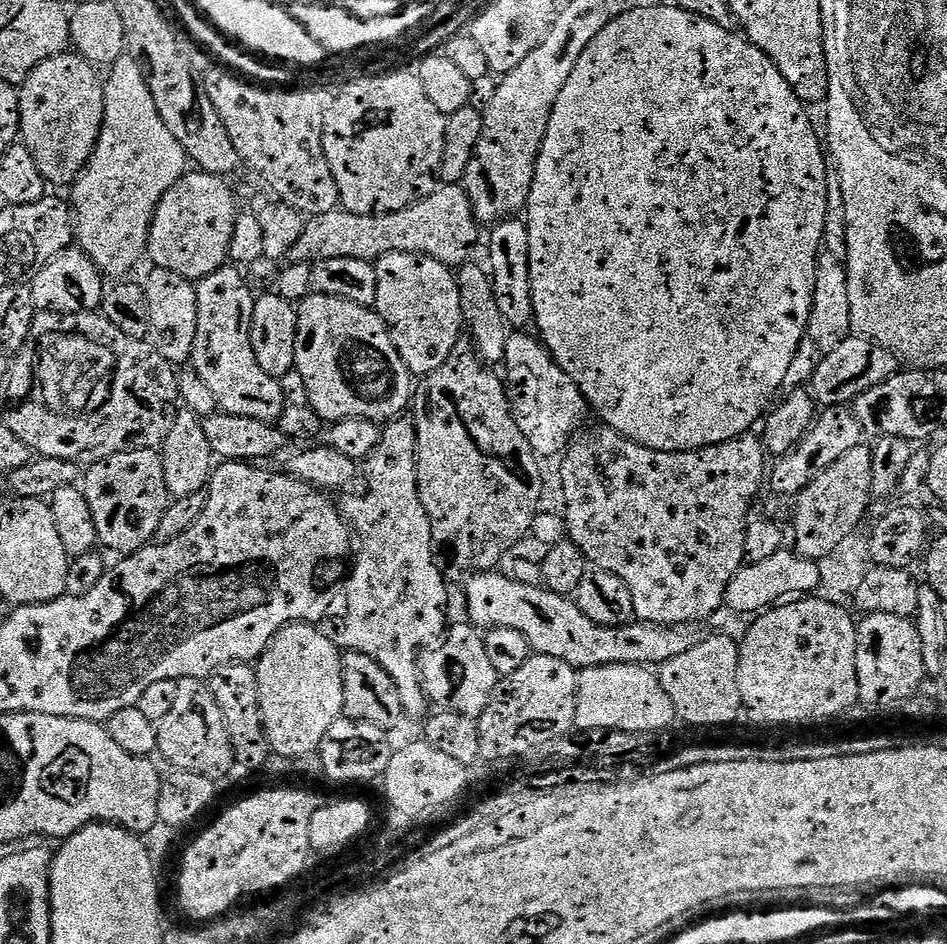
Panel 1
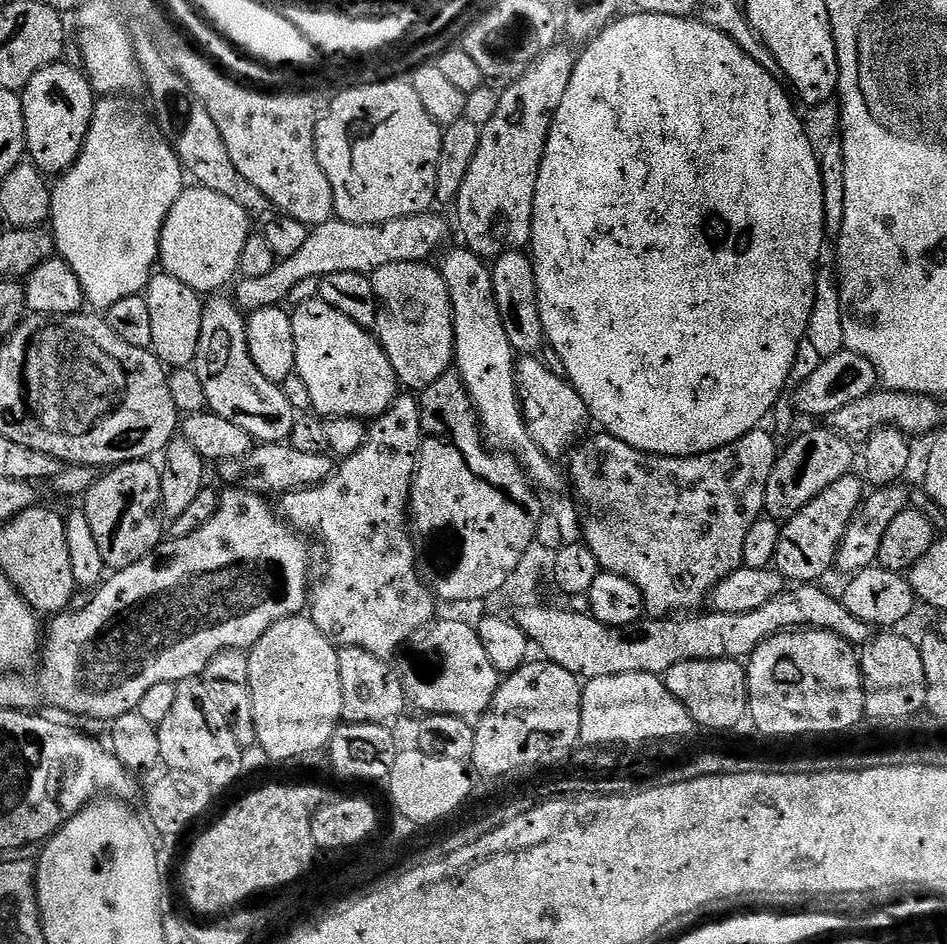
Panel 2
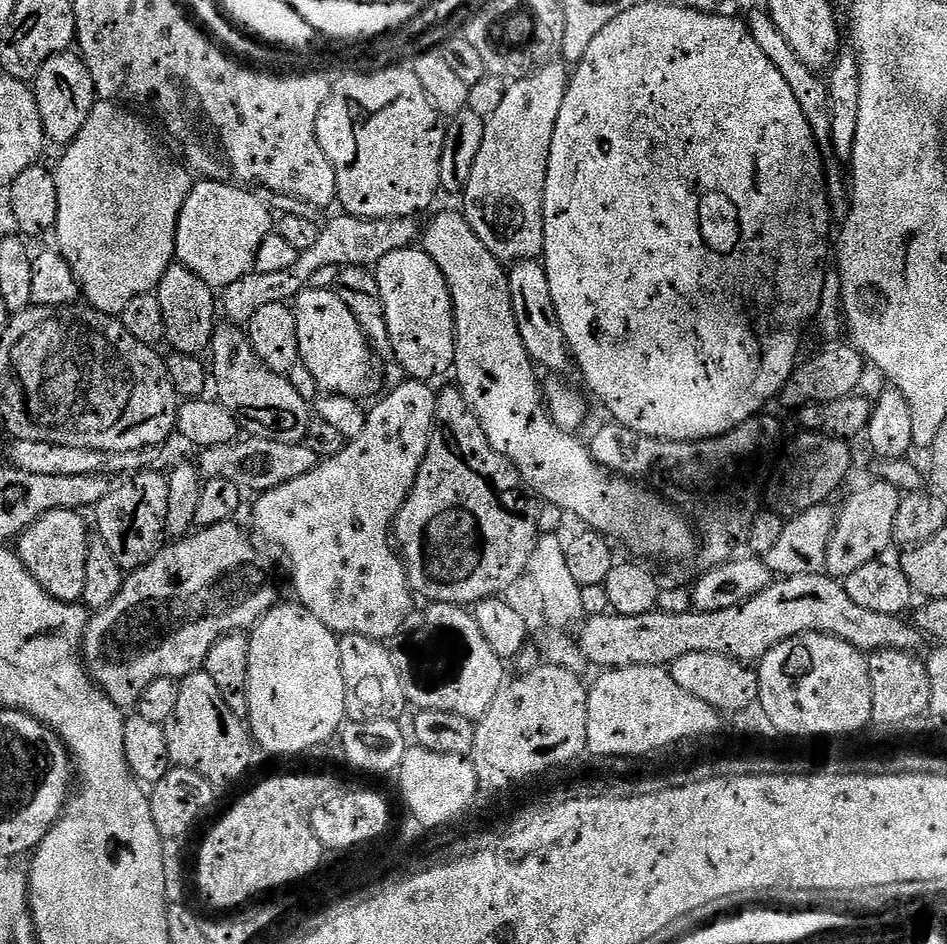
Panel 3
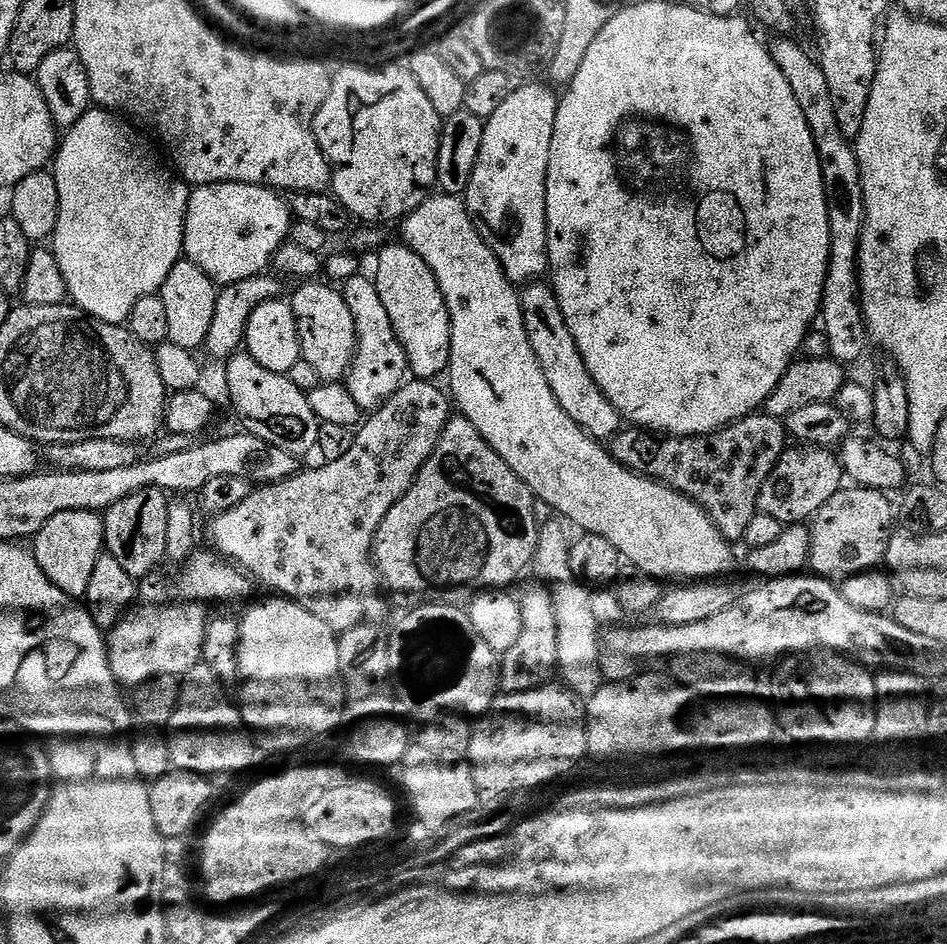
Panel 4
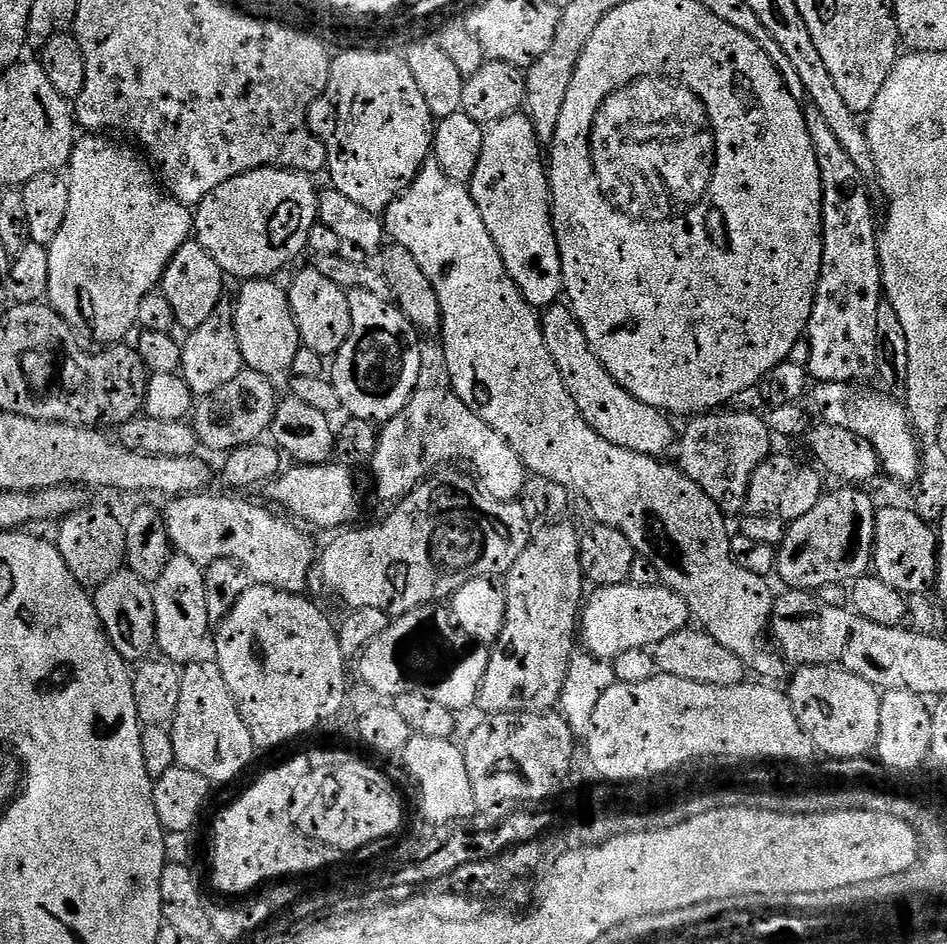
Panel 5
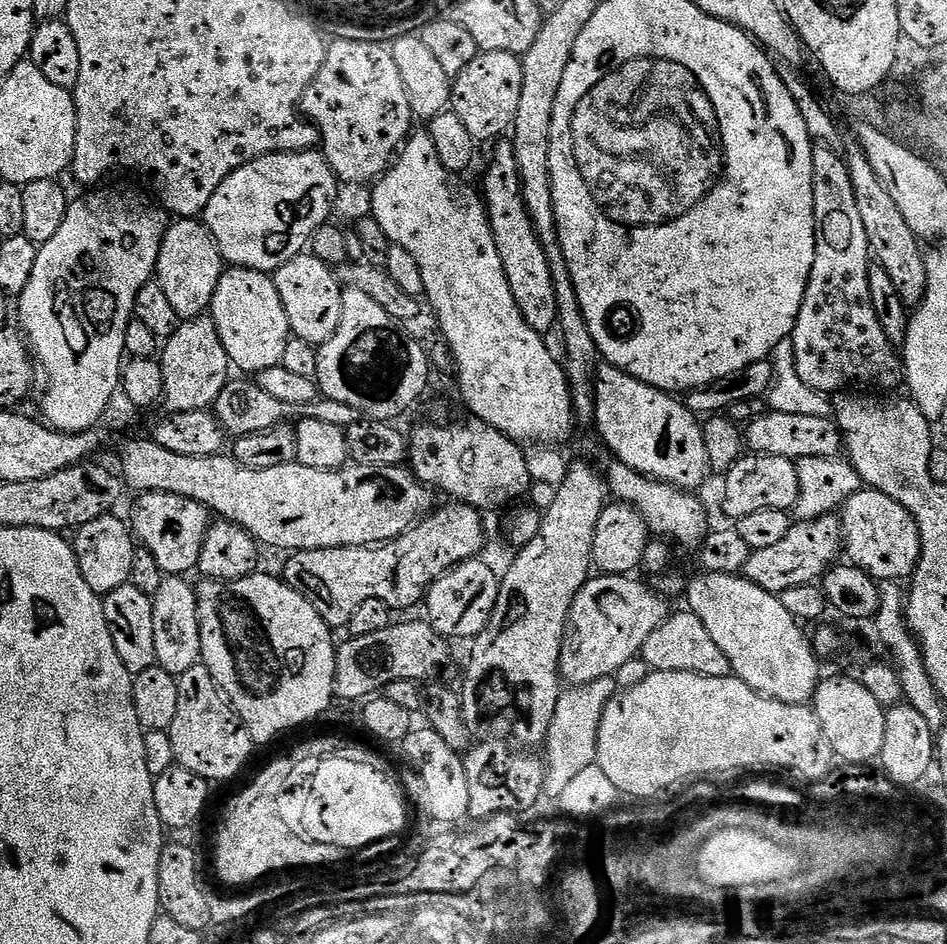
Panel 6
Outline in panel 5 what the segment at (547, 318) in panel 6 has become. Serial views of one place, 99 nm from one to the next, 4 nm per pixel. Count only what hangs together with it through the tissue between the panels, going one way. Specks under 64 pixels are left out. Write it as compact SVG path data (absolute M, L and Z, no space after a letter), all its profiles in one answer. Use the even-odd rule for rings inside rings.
M523 111L512 112L502 117L498 123L487 125L482 142L482 158L478 158L478 170L474 170L470 181L470 191L478 206L478 214L482 214L482 222L486 222L490 238L494 238L498 254L502 254L502 262L510 278L524 295L524 301L537 310L557 303L564 286L562 258L552 225L552 193L548 187L546 160L542 152L540 156L540 147L542 141L536 134L532 117Z

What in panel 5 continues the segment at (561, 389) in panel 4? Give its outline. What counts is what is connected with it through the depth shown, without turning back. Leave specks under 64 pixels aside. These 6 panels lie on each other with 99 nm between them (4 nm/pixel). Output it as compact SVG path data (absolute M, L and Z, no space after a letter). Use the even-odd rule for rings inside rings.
M567 303L549 304L539 313L539 317L546 350L550 350L550 358L554 358L554 366L558 366L562 382L570 392L570 398L574 398L574 406L578 406L588 425L606 438L606 442L614 442L614 446L622 446L643 456L663 457L663 452L674 444L673 421L658 409L638 402L626 390L622 390L618 382L614 382L602 362L598 362L594 350L590 350L586 334Z

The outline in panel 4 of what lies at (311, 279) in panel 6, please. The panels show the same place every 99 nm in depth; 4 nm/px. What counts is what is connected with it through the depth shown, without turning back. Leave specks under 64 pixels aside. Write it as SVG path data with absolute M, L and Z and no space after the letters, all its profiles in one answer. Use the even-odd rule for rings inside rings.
M320 282L301 283L297 287L300 289L290 296L298 326L300 354L303 363L308 363L321 376L321 381L336 382L347 373L352 364L352 355L356 352L354 317L350 314L350 307L346 306L343 295L331 283L316 283Z

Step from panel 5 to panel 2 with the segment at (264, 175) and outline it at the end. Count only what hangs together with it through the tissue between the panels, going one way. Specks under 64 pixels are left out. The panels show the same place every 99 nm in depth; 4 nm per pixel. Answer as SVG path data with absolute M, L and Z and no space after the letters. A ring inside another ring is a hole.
M201 186L185 187L174 202L160 235L159 267L195 292L219 293L228 283L231 285L240 272L242 250L254 232L248 217L249 210L225 193Z

